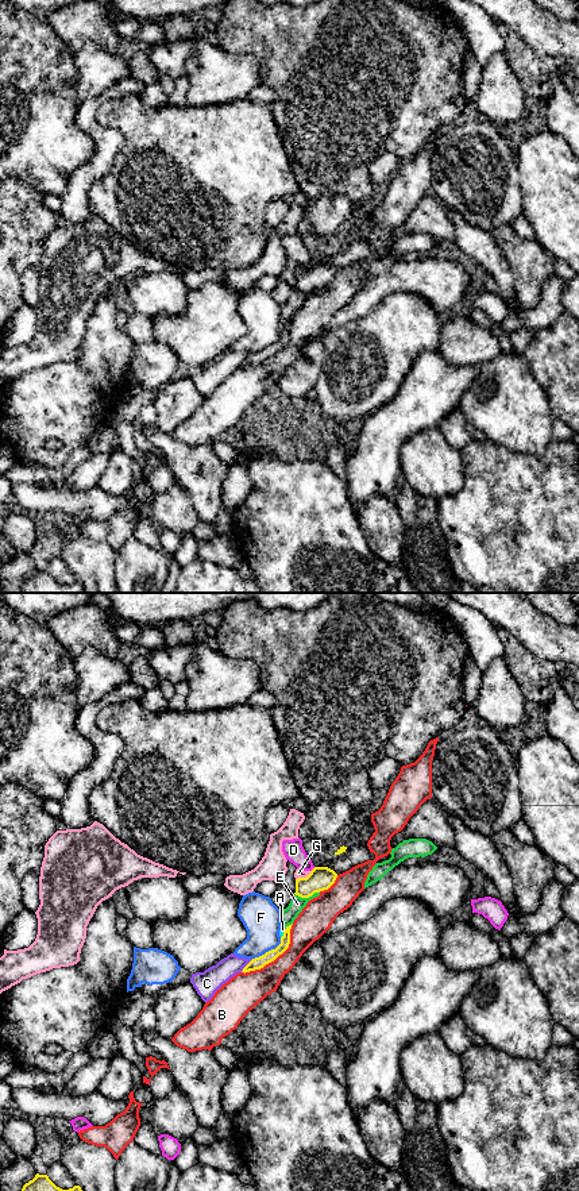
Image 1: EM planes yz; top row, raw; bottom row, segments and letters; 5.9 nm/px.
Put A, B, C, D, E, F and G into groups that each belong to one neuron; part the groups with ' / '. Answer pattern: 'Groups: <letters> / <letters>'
Groups: A C E / B / D / F / G

